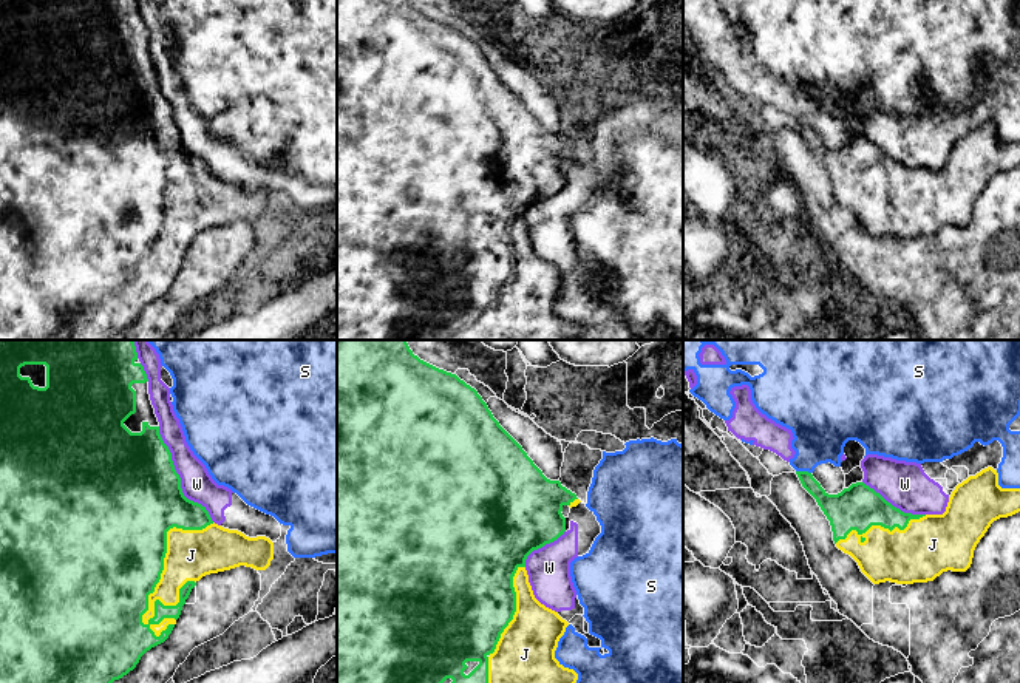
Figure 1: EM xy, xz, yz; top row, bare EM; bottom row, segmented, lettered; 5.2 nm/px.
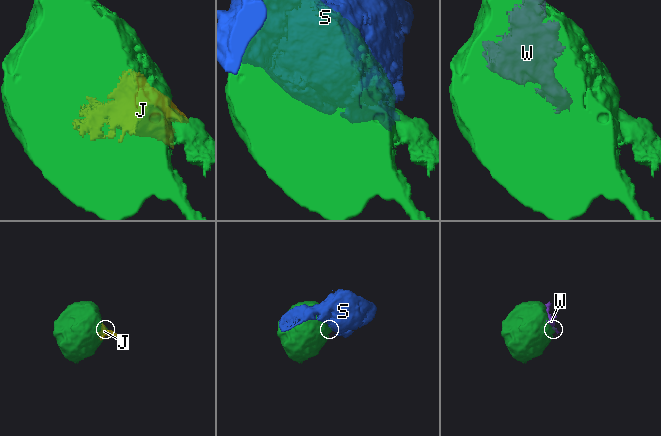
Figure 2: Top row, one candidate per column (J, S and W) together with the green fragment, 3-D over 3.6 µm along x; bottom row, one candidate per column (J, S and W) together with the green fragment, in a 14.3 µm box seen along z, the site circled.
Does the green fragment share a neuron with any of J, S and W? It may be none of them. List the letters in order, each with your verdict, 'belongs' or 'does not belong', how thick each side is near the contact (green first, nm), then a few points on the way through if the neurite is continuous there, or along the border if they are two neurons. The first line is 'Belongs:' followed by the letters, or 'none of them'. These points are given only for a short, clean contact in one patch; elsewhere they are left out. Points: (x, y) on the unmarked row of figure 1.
Belongs: J
J: belongs; calibres 500 and 260 nm
S: does not belong; calibres 140 and 300 nm
W: does not belong; calibres 480 and 170 nm

